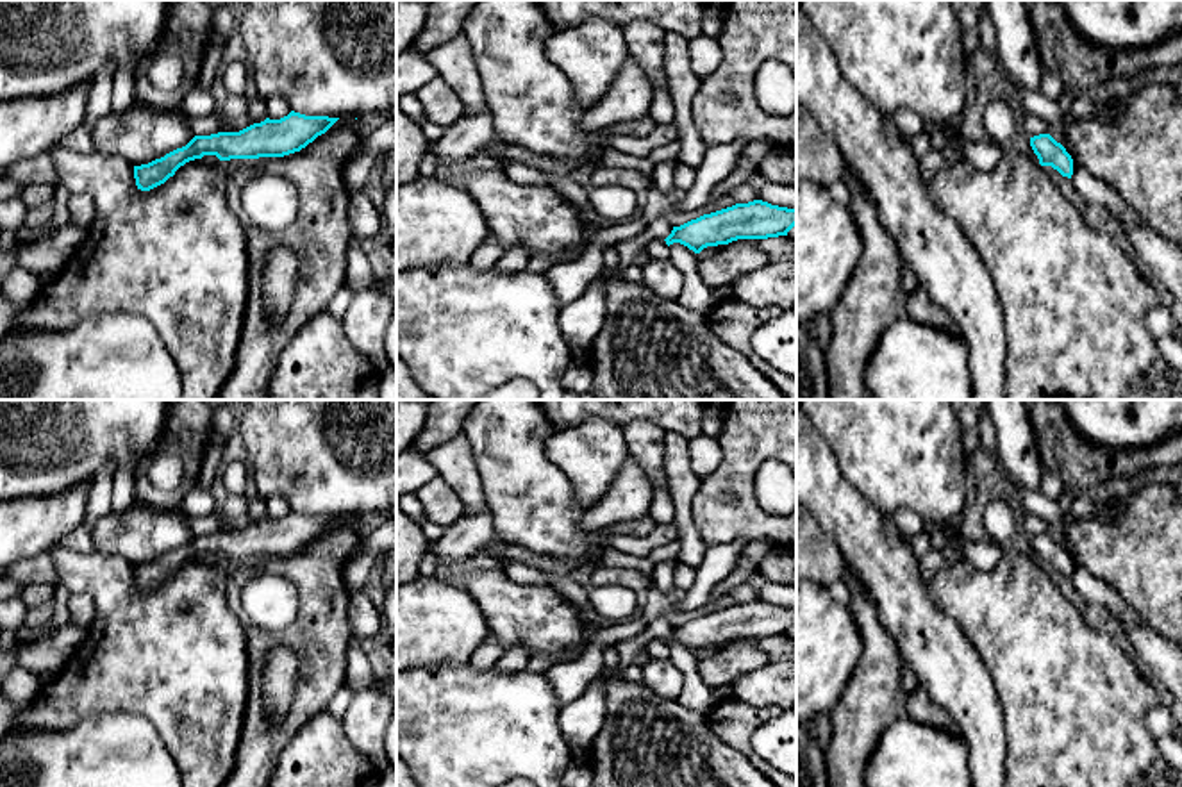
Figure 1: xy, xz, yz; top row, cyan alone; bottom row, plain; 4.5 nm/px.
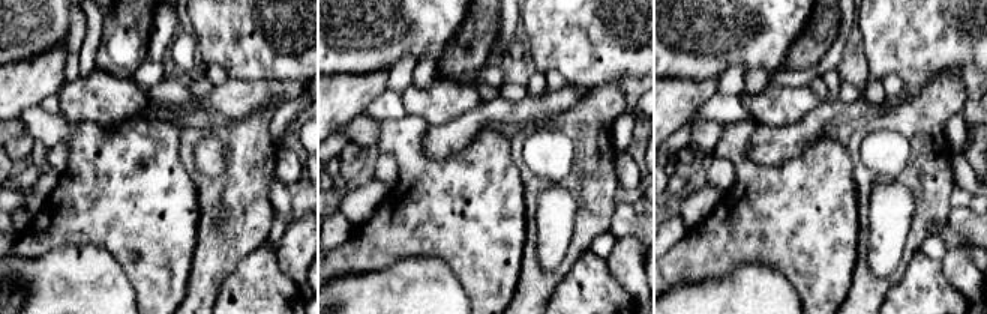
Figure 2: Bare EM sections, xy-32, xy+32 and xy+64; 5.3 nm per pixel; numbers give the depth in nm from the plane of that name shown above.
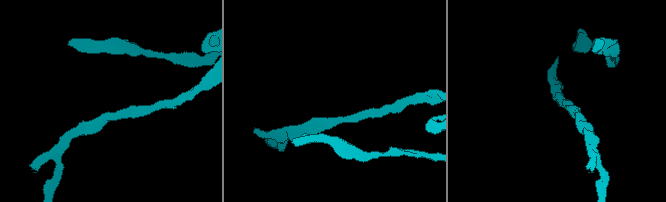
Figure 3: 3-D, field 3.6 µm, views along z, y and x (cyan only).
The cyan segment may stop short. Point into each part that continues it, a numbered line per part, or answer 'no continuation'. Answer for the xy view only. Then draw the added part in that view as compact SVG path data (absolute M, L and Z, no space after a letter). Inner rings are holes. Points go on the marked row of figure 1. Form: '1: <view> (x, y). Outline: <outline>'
no continuation

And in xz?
no continuation

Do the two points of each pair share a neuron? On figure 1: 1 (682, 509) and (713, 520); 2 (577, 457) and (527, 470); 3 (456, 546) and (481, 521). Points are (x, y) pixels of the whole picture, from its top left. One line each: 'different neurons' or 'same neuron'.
1: different neurons
2: different neurons
3: same neuron

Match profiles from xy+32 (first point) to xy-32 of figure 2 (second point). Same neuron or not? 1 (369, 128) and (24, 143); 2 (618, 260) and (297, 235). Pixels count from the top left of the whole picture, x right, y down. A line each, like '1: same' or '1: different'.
1: different
2: same

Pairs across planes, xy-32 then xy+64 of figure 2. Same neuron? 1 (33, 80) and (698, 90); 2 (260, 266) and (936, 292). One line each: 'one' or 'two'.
1: one
2: one

